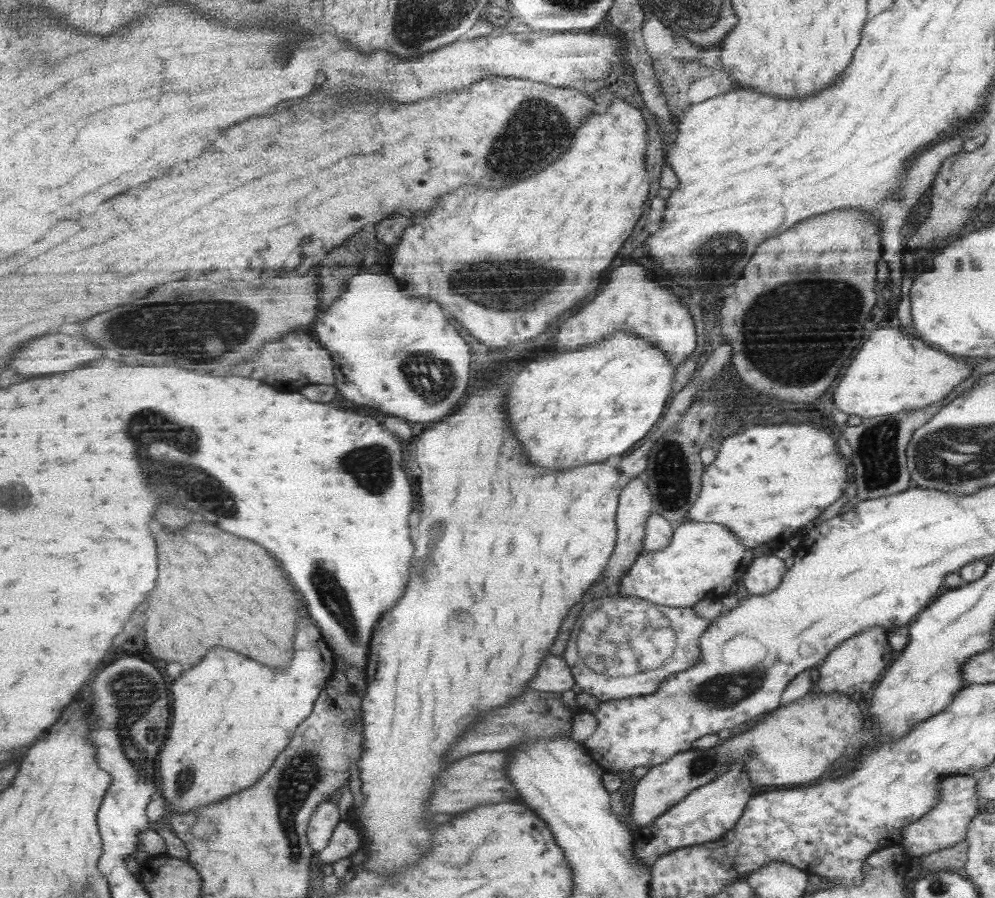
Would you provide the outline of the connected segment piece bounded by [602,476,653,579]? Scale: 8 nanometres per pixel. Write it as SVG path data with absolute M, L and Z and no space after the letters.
M645 476L635 477L624 482L617 513L618 539L615 554L605 570L606 578L623 578L644 551L644 540L647 533L647 521L653 513L653 499Z

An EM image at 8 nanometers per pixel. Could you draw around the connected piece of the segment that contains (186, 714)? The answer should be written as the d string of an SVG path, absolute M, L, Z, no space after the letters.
M301 616L299 618L299 630L297 630L297 638L295 641L295 652L293 662L291 666L285 670L285 672L277 672L269 666L263 666L263 662L255 662L235 650L227 650L227 648L215 648L211 654L205 656L205 660L191 668L187 674L183 674L179 680L175 679L175 684L171 686L173 690L173 728L171 728L171 734L169 734L169 740L165 742L165 750L160 752L160 789L162 797L165 796L164 801L171 804L173 808L169 808L172 814L175 812L189 812L190 810L197 810L201 806L207 806L207 804L213 804L213 802L219 802L219 800L225 800L227 796L239 794L241 790L257 784L261 780L263 774L267 774L267 770L271 770L271 766L275 764L277 756L291 744L291 738L295 736L295 730L299 728L299 724L303 724L316 705L317 699L327 686L329 676L336 672L335 670L335 652L332 647L328 645L328 642L324 639L324 635L319 630L319 626L313 624L311 618L305 618Z

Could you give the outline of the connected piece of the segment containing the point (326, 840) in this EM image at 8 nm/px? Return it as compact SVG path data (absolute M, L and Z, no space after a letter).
M337 798L321 804L313 813L308 826L308 841L312 849L320 853L331 842L334 829L342 821Z

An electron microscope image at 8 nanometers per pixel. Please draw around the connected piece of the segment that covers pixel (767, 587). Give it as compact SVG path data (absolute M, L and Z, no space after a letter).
M756 552L748 569L742 574L743 586L749 595L759 596L773 590L785 574L783 560L771 552Z

